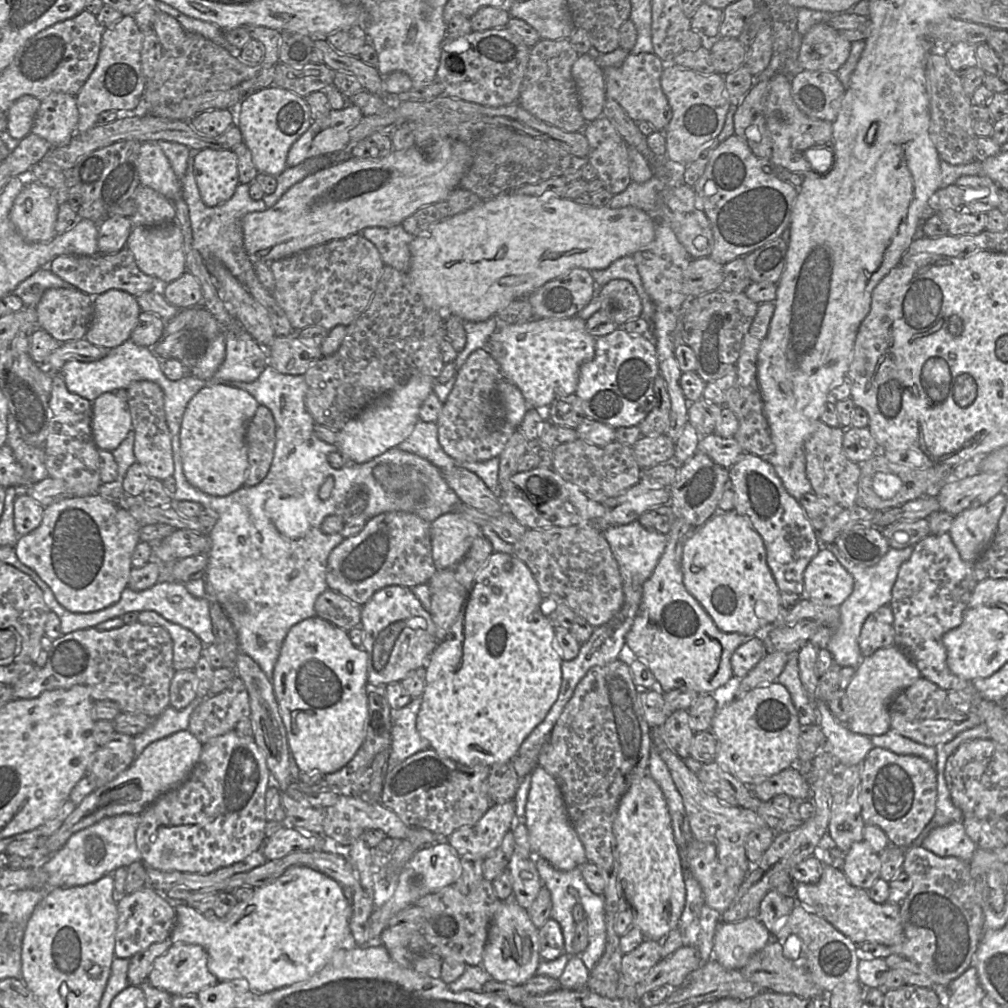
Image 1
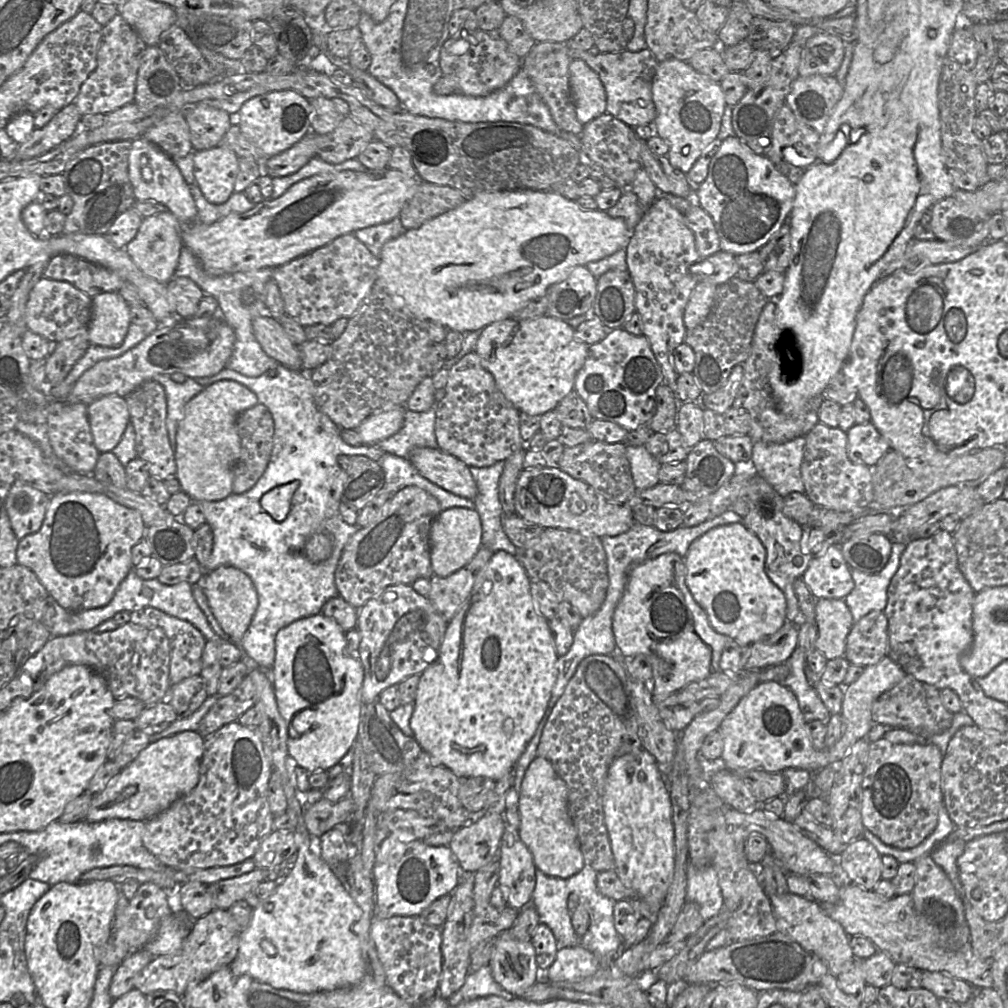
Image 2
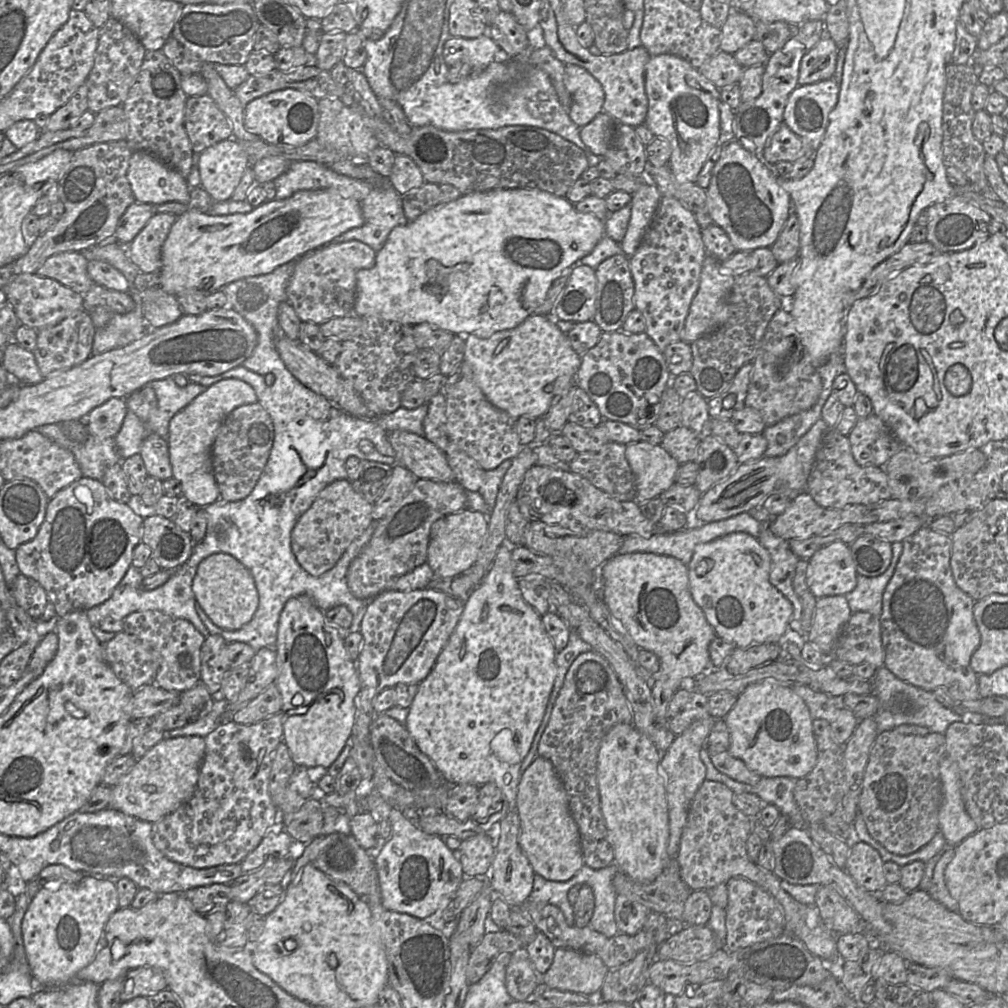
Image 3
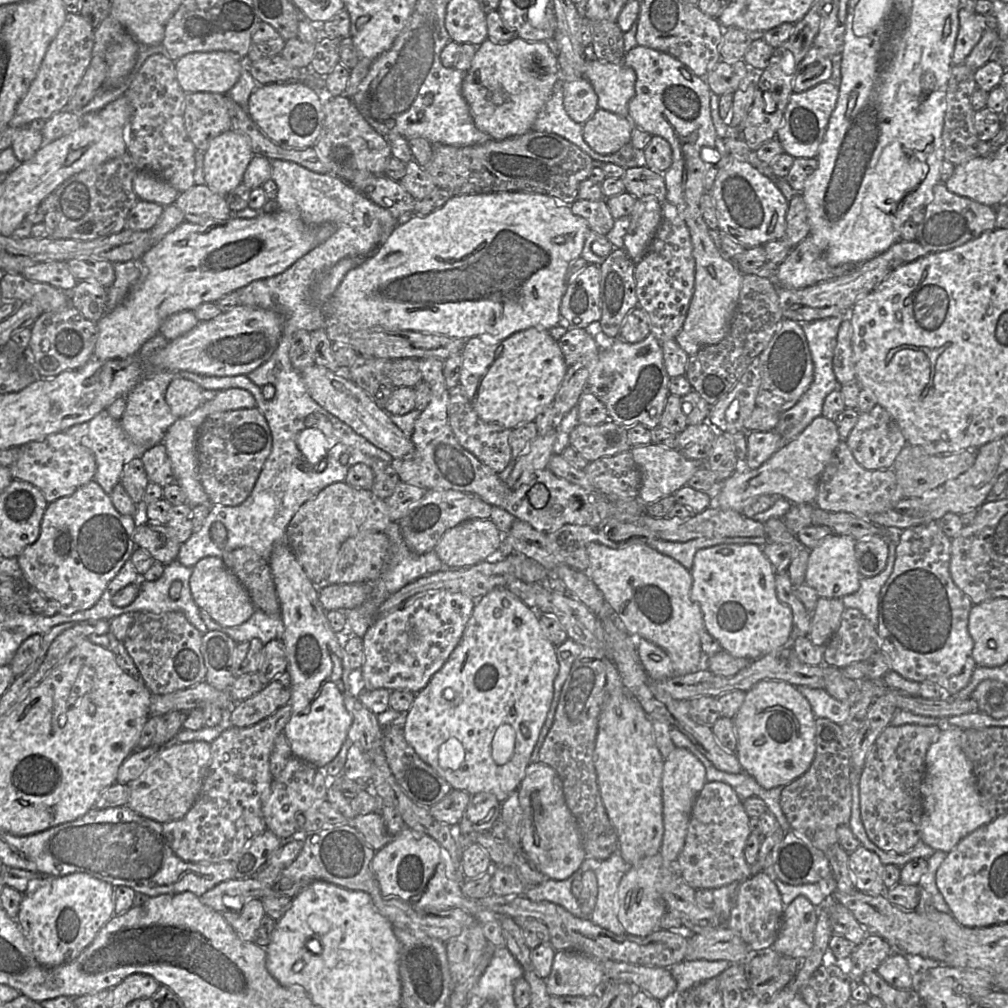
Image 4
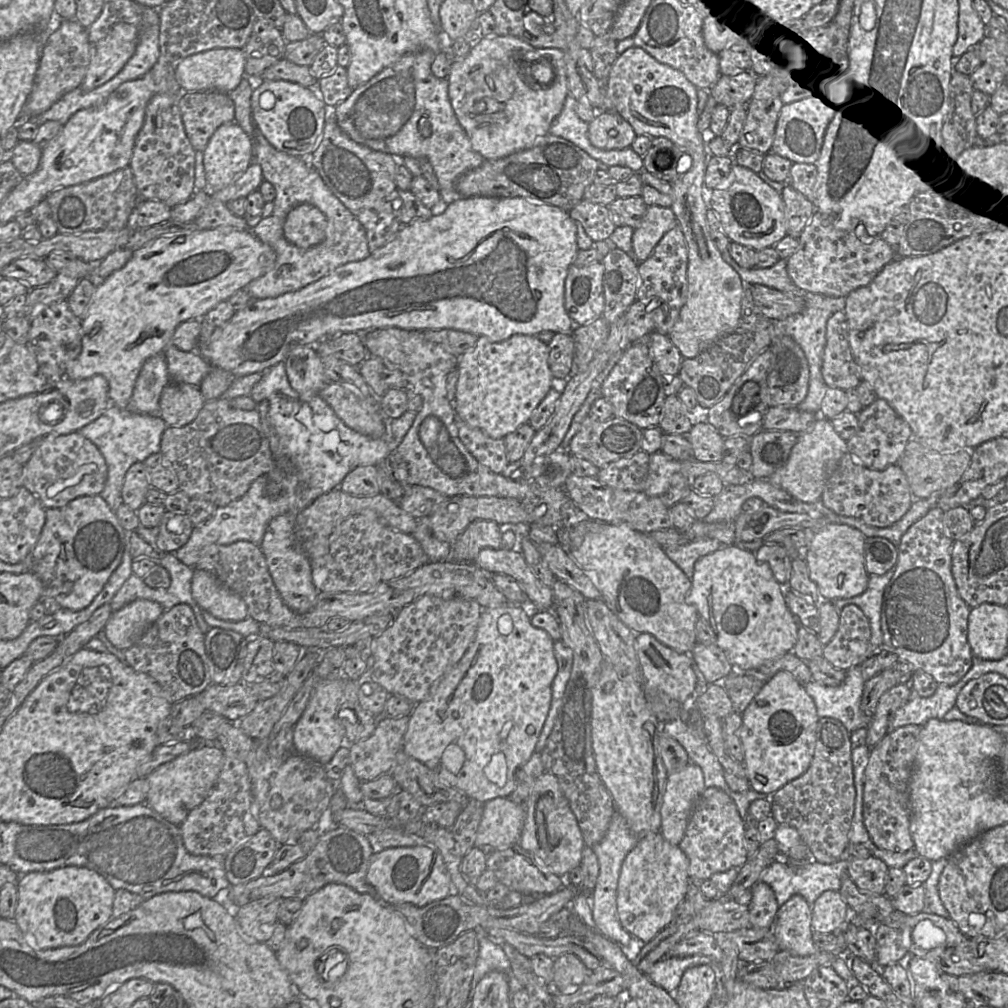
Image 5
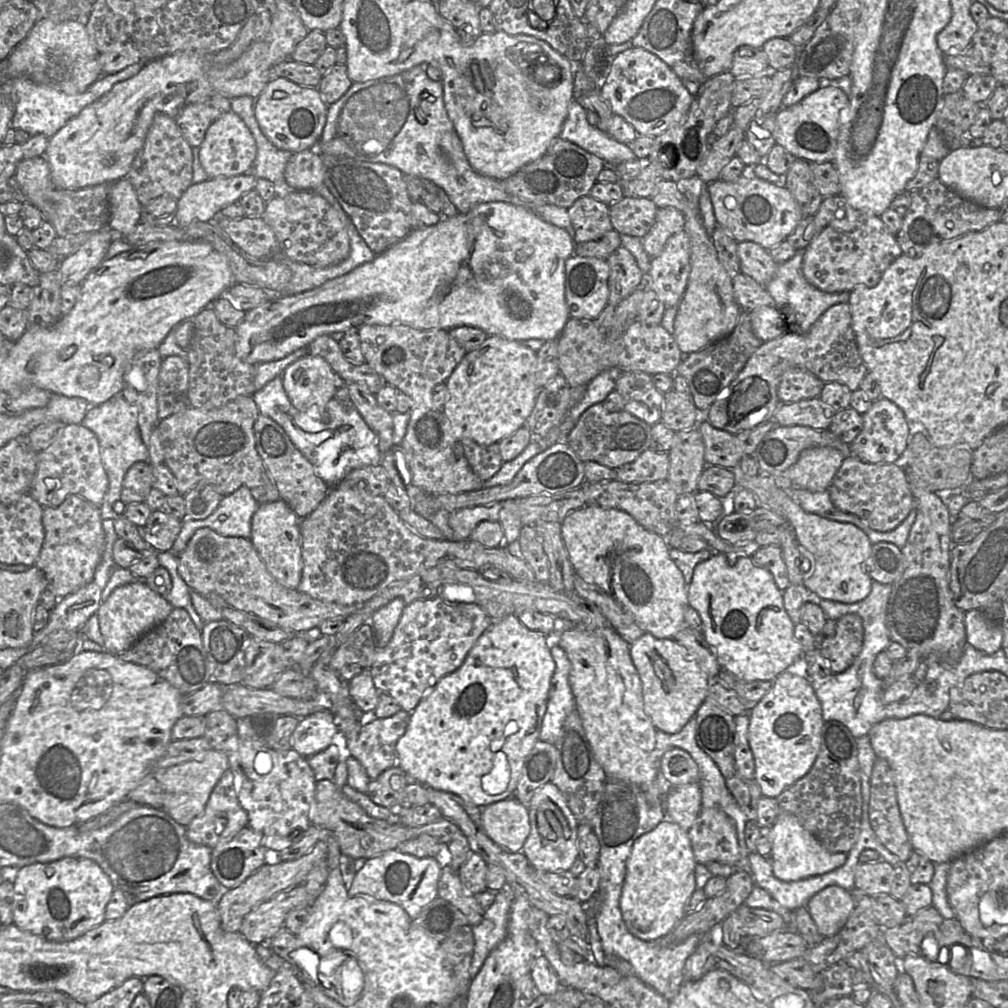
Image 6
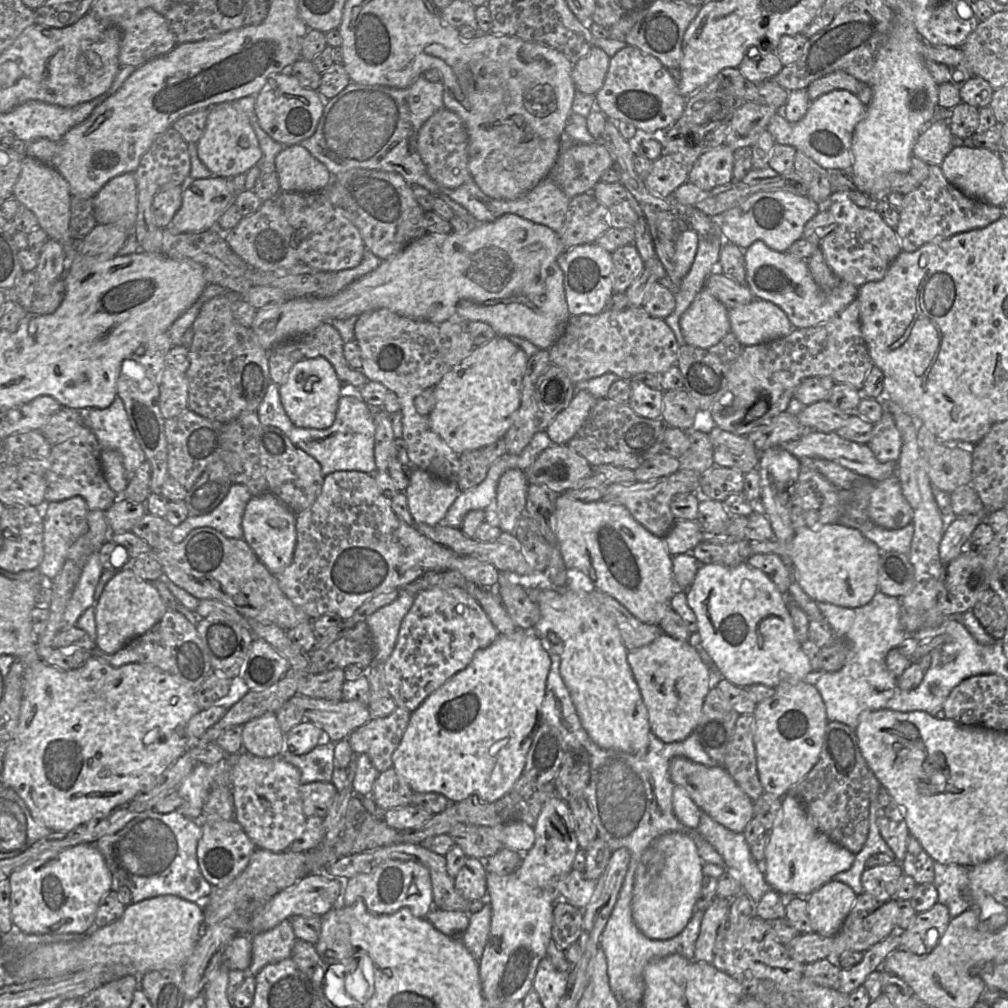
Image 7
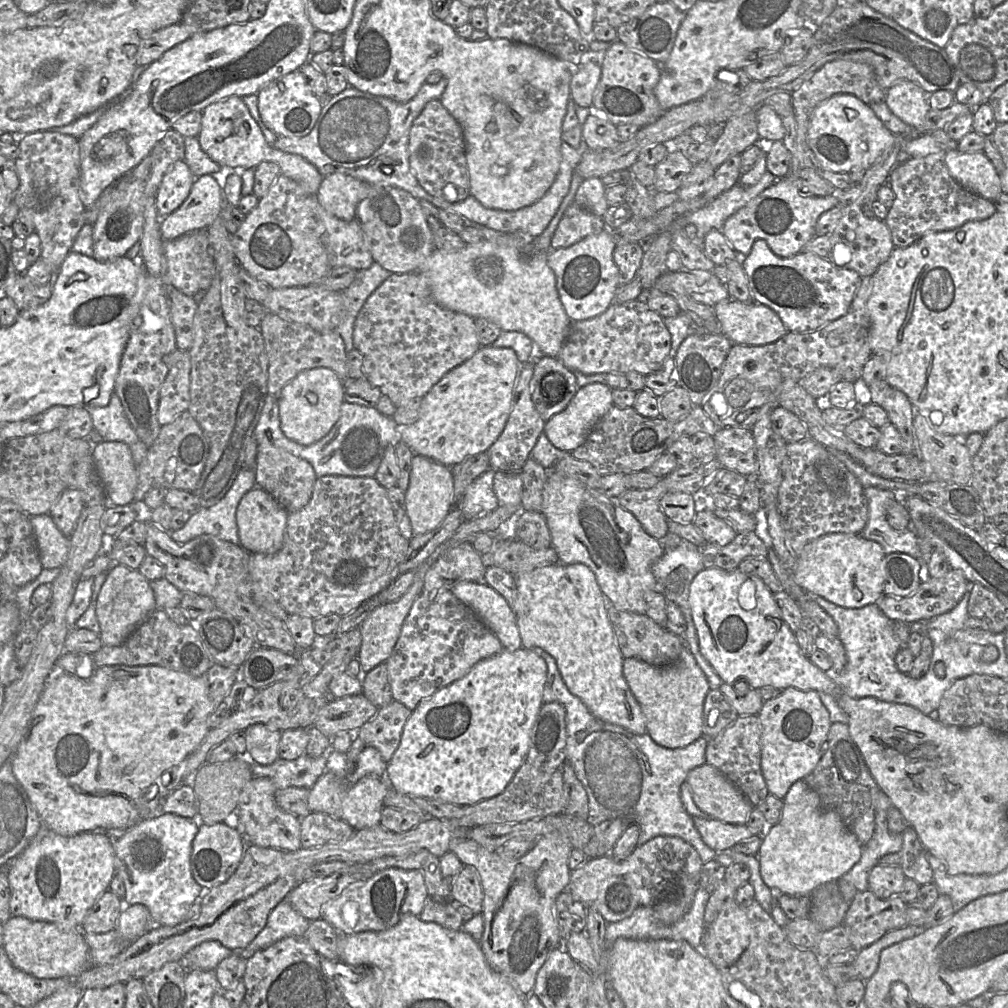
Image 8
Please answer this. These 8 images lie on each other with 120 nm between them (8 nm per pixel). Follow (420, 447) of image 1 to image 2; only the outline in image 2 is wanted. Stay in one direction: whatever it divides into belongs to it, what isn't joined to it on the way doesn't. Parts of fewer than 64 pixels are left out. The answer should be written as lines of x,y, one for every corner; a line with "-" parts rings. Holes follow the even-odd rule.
407,410
402,428
376,445
383,452
408,458
414,448
438,448
435,435
436,410
424,412

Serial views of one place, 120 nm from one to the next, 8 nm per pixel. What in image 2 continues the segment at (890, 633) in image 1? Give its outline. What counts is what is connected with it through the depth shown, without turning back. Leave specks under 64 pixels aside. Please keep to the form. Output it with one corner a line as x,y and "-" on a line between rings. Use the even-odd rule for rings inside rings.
873,610
855,622
847,636
844,657
863,667
879,662
888,653
888,619
884,611

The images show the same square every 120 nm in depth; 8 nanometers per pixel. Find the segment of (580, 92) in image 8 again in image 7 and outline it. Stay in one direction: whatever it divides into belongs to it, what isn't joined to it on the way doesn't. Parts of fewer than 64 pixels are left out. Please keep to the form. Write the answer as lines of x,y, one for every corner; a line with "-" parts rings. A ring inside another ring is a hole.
592,45
589,52
572,68
572,80
577,91
595,95
603,86
610,58
602,49

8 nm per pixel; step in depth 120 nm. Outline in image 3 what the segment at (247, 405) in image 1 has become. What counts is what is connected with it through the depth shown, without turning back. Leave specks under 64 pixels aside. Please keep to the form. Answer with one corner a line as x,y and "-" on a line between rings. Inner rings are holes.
225,379
208,387
205,392
197,396
188,406
178,412
170,421
168,447
172,466
172,478
176,479
182,489
182,498
199,508
205,508
220,499
220,492
215,481
211,450
216,434
224,418
235,408
258,402
257,395
248,383
239,379

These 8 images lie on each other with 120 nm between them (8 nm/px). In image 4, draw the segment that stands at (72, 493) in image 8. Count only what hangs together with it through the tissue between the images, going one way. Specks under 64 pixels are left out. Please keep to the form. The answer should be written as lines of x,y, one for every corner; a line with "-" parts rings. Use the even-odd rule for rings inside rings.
92,480
78,488
72,495
48,504
42,518
38,539
28,545
17,557
22,570
22,581
38,590
47,600
59,603
59,613
72,615
93,607
101,598
110,581
118,574
136,549
133,540
138,518
120,514
111,496

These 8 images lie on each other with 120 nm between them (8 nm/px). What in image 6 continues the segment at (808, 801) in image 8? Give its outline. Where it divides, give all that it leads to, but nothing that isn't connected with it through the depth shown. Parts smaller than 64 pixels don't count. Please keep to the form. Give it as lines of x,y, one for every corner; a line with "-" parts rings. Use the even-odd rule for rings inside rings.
781,812
778,815
772,826
771,842
769,858
773,874
786,882
827,873
842,866
847,859
847,853
827,851
816,837
803,827
798,818
789,812

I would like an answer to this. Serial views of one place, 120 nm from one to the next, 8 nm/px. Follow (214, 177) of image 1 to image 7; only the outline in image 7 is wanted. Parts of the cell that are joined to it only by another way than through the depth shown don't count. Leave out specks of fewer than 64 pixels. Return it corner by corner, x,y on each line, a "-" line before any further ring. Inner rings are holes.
232,102
220,103
209,109
204,132
197,142
199,159
213,174
211,176
231,179
236,175
245,174
257,165
262,156
248,117

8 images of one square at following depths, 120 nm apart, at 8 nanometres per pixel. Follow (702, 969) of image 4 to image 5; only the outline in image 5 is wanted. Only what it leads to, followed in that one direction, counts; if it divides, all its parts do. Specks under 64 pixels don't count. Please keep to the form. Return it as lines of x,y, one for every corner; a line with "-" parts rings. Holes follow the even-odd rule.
702,955
664,957
654,963
645,974
653,983
668,993
674,993
681,982
684,972
688,968
705,964
716,965
710,958

